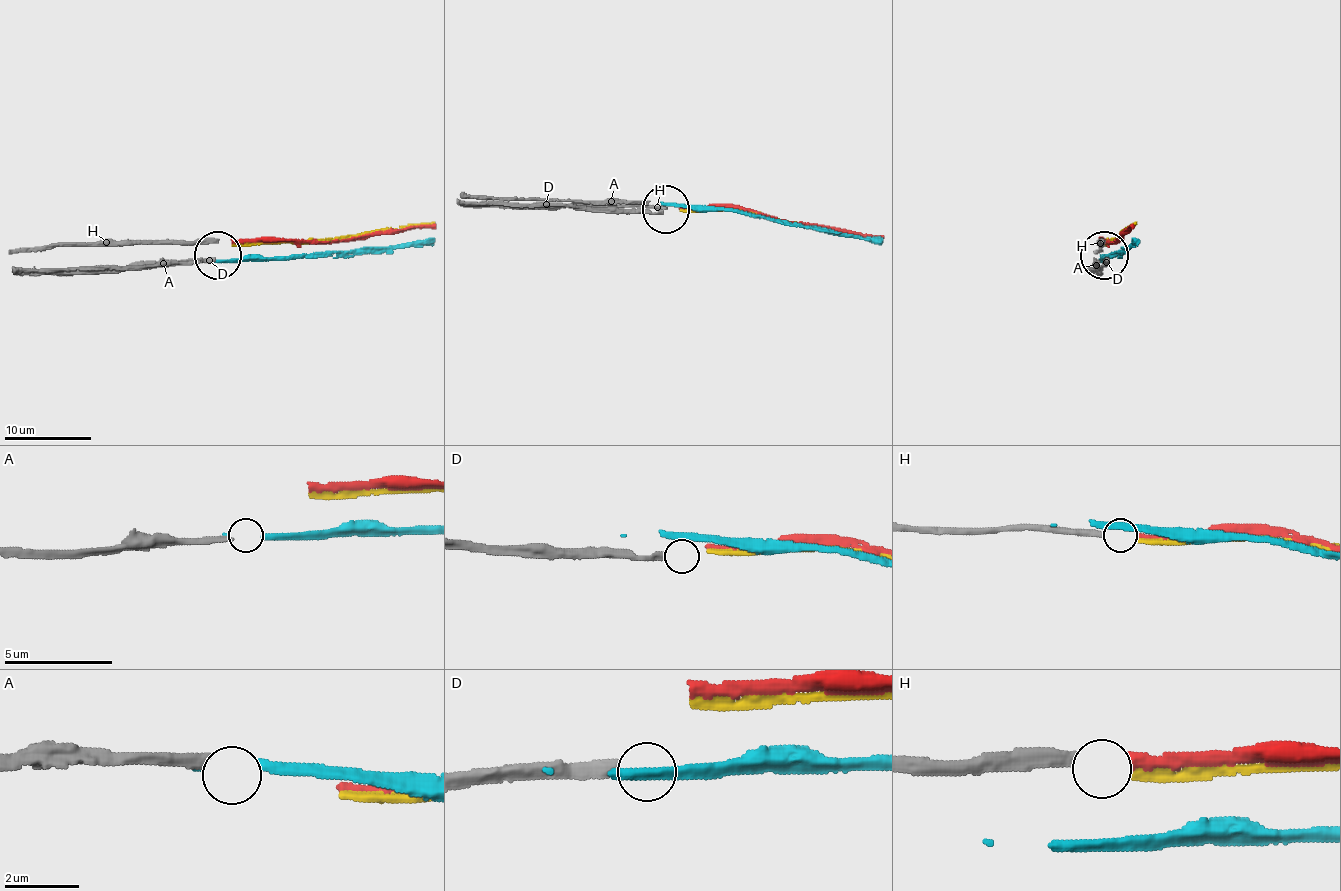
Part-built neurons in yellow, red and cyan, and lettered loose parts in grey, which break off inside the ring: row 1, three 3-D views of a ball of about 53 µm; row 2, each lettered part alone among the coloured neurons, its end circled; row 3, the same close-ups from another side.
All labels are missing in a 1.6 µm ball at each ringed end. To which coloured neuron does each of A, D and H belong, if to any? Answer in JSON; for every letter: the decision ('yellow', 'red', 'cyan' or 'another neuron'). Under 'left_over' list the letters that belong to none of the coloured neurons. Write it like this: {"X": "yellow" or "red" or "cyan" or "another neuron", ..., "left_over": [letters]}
{"A": "cyan", "D": "another neuron", "H": "red", "left_over": ["D"]}

